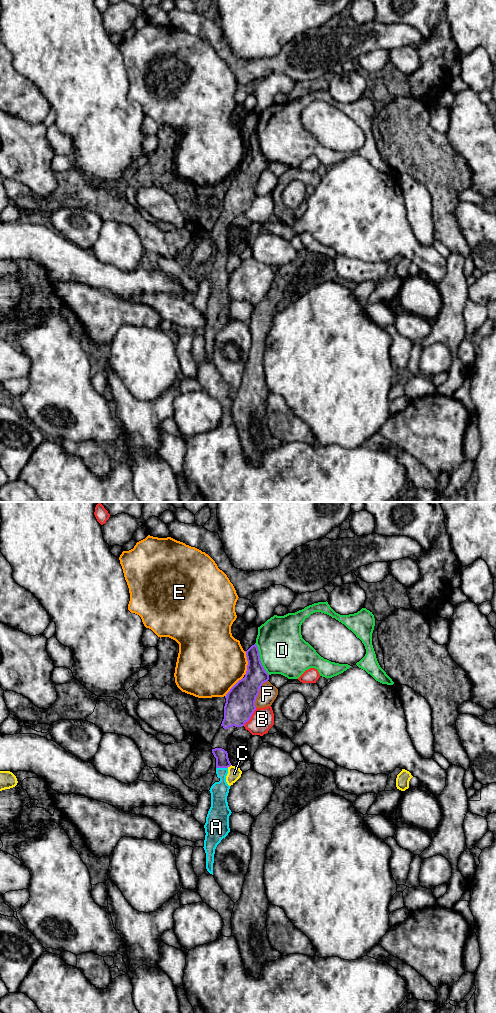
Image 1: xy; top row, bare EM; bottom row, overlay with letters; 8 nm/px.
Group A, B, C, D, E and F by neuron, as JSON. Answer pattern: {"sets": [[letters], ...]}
{"sets": [["A"], ["B"], ["C"], ["D"], ["E"], ["F"]]}

